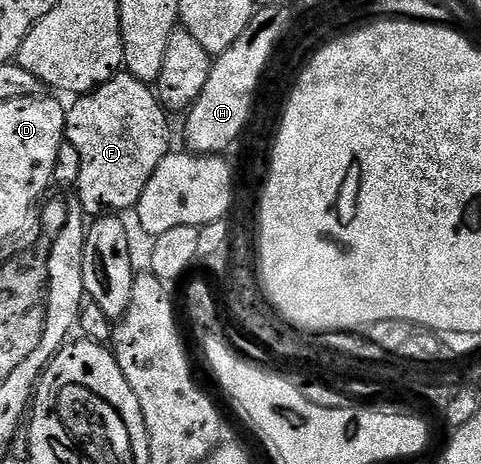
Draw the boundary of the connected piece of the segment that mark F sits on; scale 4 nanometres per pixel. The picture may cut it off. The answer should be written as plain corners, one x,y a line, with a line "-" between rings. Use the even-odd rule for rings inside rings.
122,71
74,102
66,113
65,138
78,149
82,161
76,195
85,214
96,217
107,211
122,213
135,208
159,162
172,151
167,110
157,92

